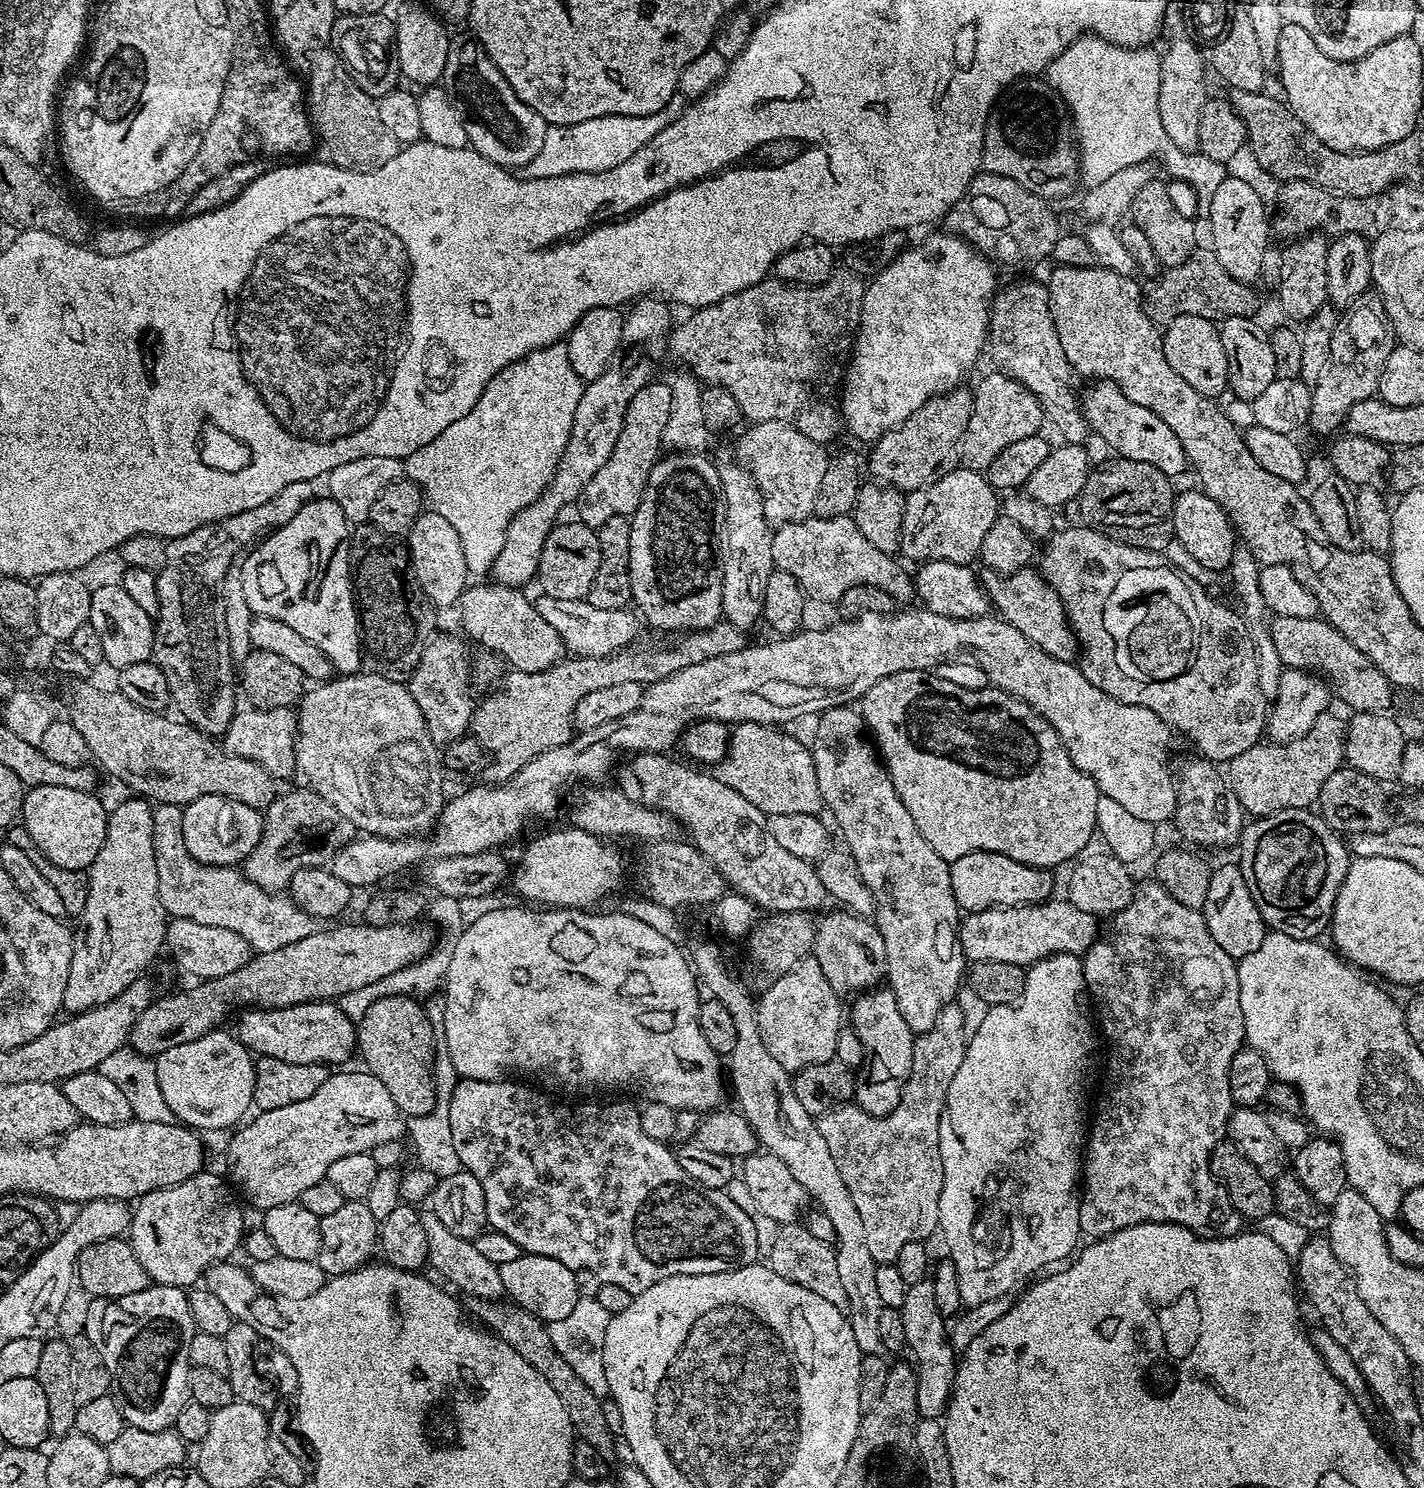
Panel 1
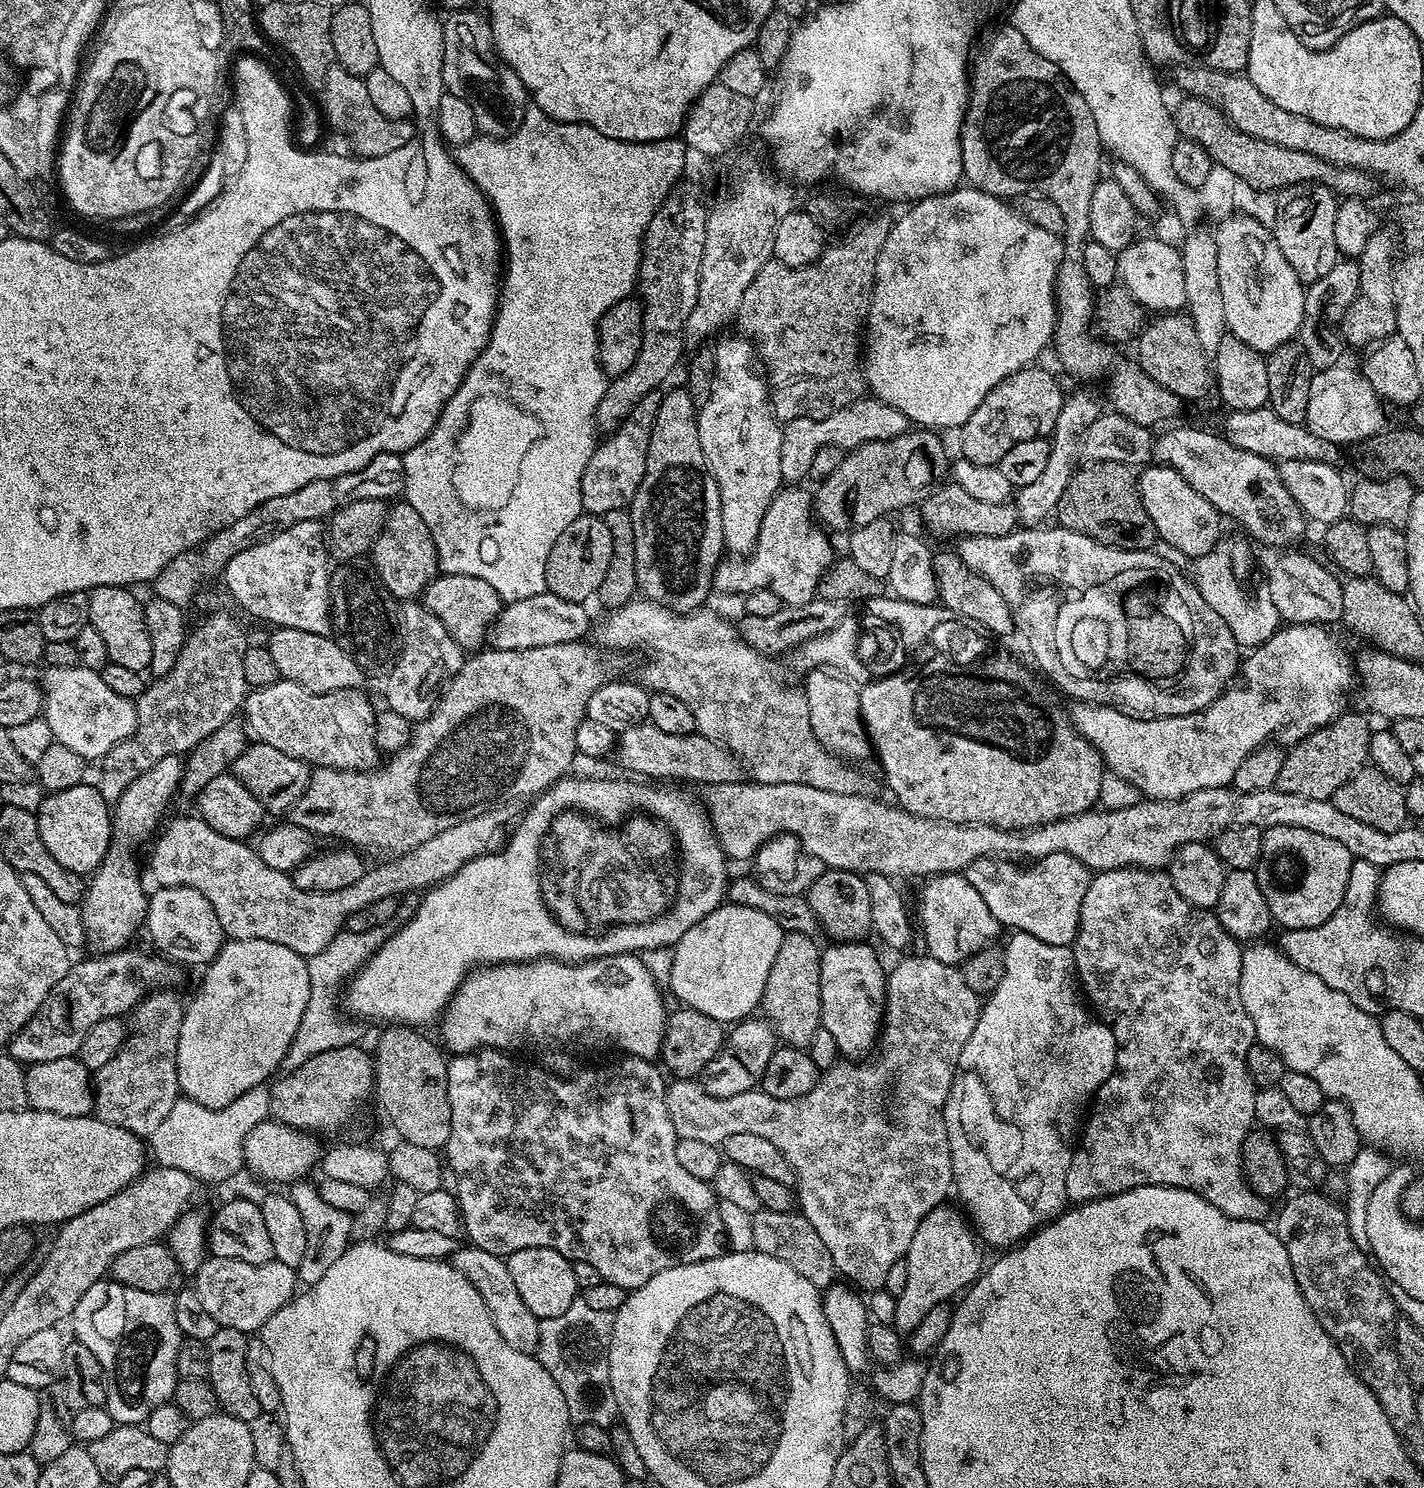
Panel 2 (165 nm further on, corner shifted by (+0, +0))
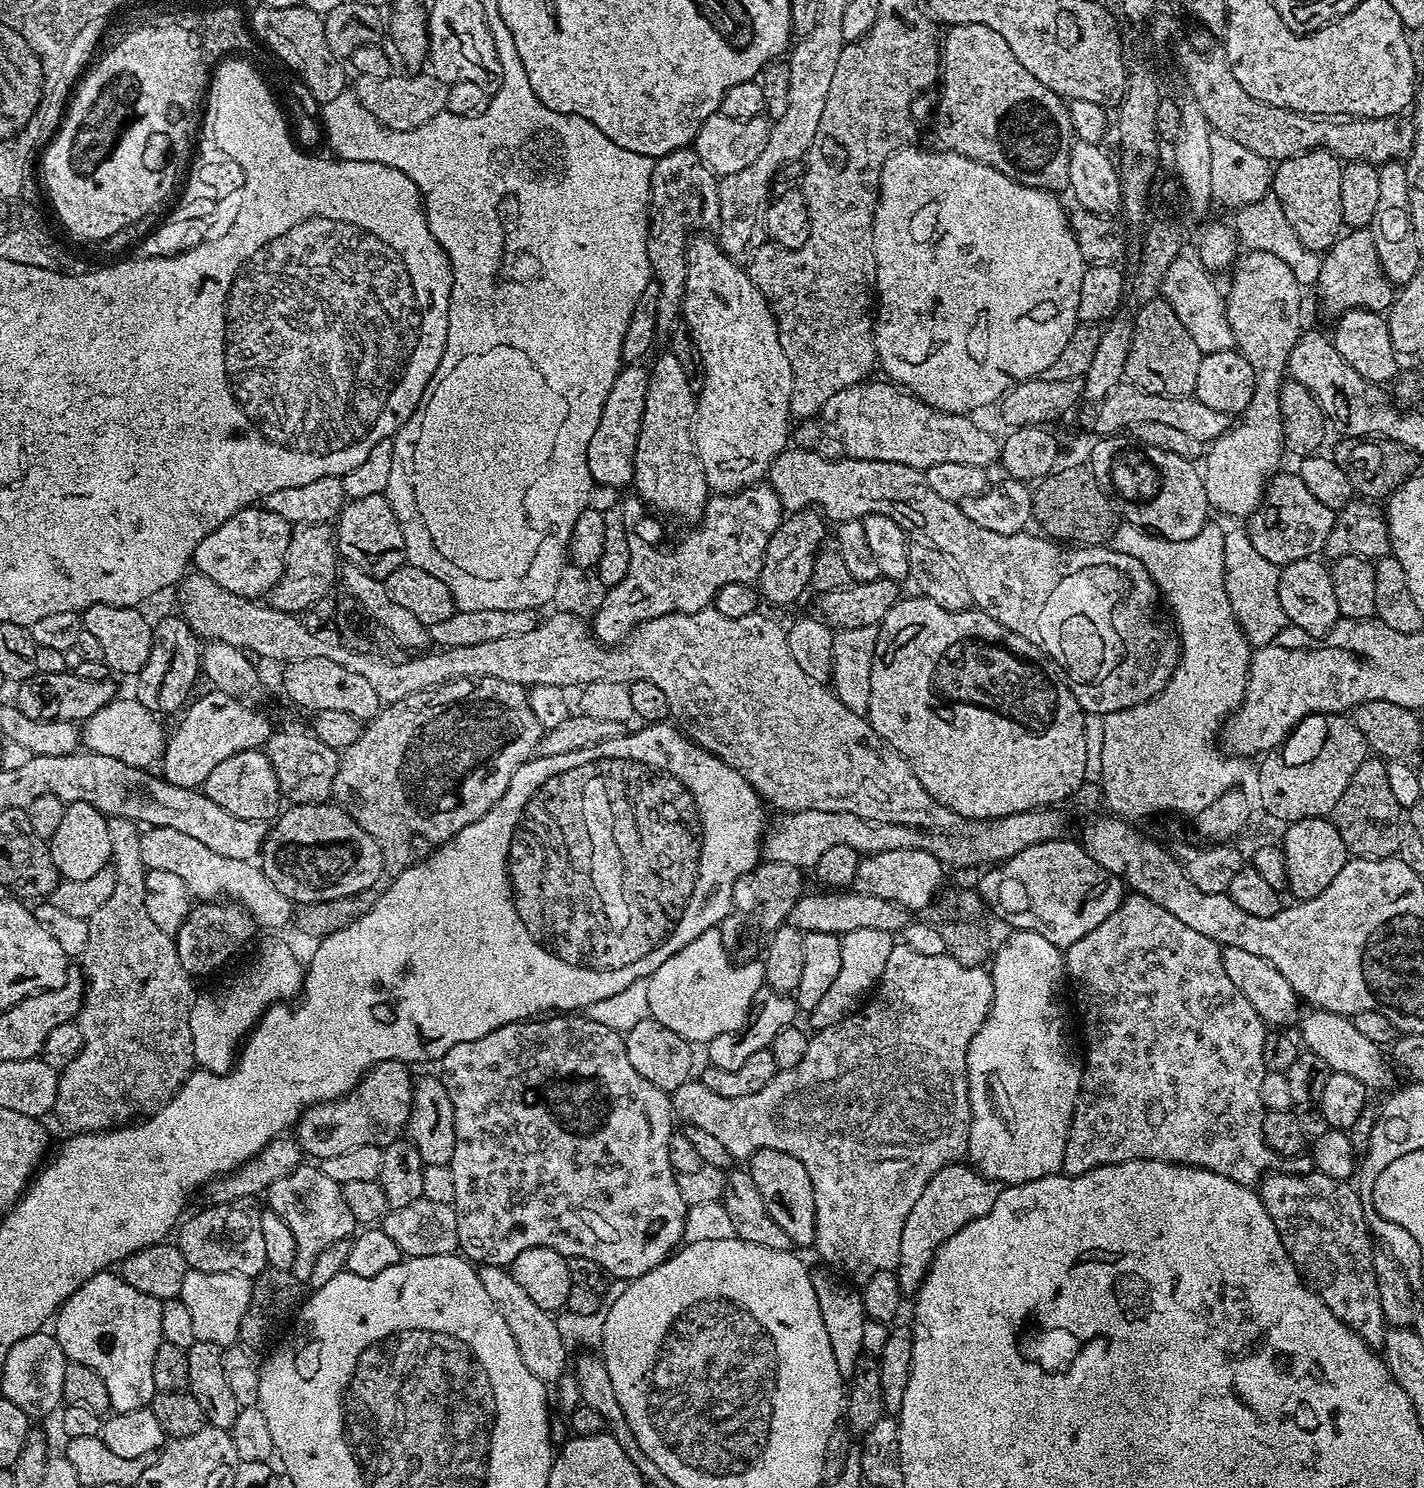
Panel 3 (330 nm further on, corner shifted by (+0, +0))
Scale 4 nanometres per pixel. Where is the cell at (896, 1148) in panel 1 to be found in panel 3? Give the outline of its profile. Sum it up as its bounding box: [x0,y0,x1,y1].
[670,942,994,1282]

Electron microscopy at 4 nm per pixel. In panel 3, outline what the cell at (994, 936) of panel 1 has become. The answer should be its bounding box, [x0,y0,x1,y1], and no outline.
[854,848,944,910]

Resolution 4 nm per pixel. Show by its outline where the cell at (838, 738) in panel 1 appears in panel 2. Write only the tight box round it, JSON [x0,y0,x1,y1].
[802,667,874,766]

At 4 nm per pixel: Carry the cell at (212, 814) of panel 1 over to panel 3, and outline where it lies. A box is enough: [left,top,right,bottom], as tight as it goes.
[202,748,282,822]

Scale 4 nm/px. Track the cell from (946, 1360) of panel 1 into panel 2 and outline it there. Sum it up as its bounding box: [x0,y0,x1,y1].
[894,1202,985,1334]

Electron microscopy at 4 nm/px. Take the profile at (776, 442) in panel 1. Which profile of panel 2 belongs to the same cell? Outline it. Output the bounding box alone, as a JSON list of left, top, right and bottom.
[782,398,910,482]

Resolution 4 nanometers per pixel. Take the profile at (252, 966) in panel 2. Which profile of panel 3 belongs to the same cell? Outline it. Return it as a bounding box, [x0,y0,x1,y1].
[190,944,306,1072]

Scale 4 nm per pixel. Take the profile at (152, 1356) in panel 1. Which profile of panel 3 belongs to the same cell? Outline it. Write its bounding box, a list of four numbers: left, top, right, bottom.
[54,1271,162,1413]

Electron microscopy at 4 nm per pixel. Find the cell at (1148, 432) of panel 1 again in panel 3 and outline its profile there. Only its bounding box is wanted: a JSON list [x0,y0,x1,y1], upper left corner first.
[1246,472,1336,566]

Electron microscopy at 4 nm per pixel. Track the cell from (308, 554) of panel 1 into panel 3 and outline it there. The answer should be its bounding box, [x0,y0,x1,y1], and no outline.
[192,506,293,598]

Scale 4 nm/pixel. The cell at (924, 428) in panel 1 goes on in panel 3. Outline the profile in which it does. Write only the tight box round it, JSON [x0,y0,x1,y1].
[758,508,826,604]

